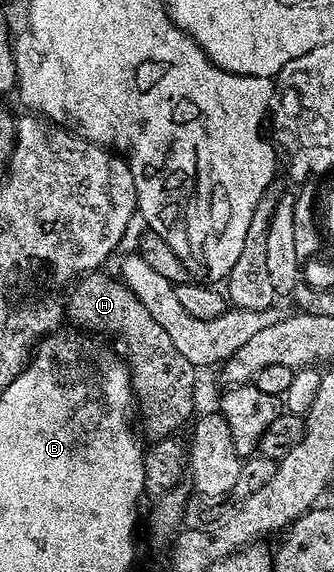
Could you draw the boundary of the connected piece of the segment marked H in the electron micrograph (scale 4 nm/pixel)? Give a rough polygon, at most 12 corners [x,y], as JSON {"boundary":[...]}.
{"boundary":[[120,278],[72,284],[67,319],[129,365],[140,430],[194,418],[199,371]]}

